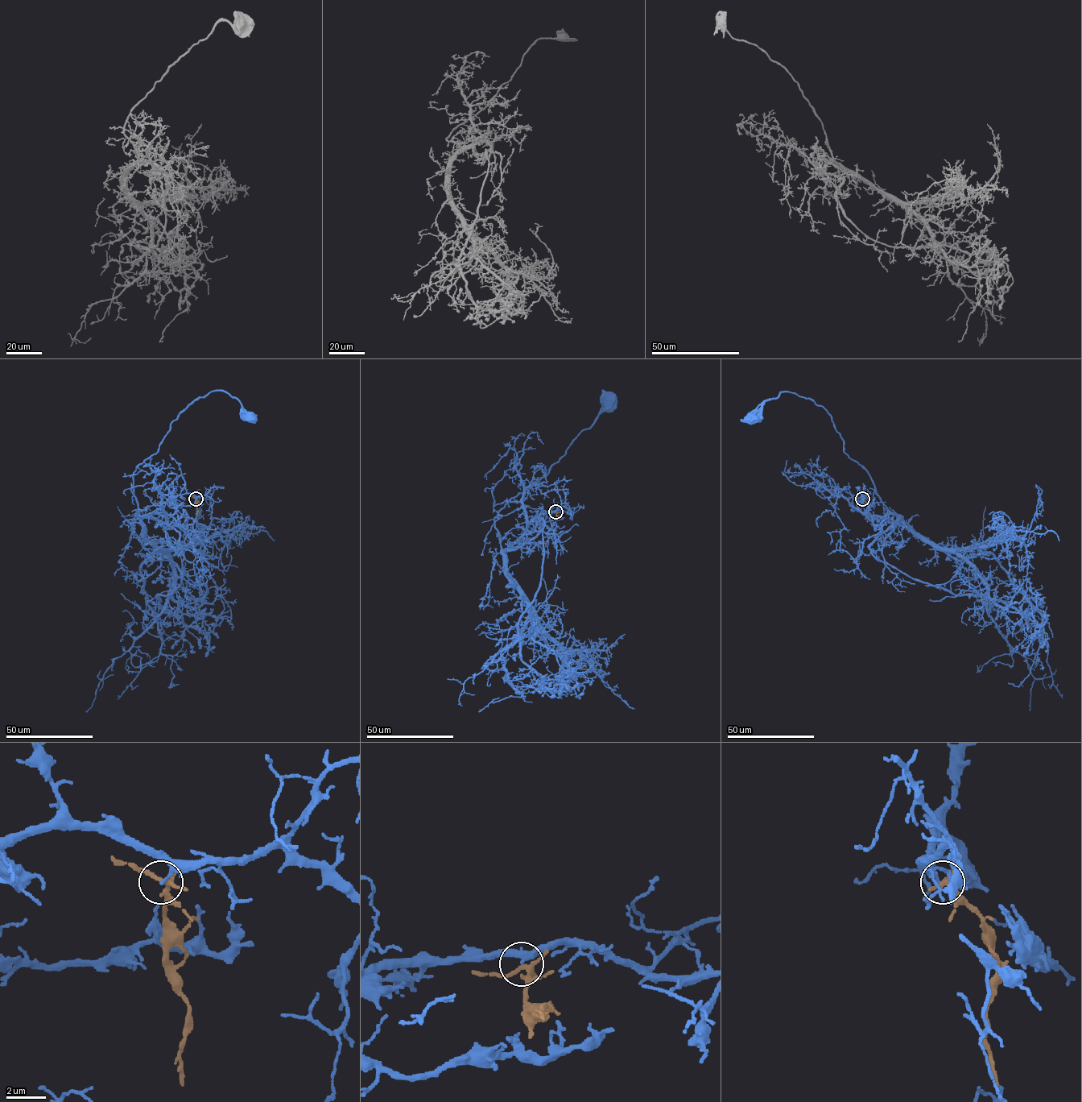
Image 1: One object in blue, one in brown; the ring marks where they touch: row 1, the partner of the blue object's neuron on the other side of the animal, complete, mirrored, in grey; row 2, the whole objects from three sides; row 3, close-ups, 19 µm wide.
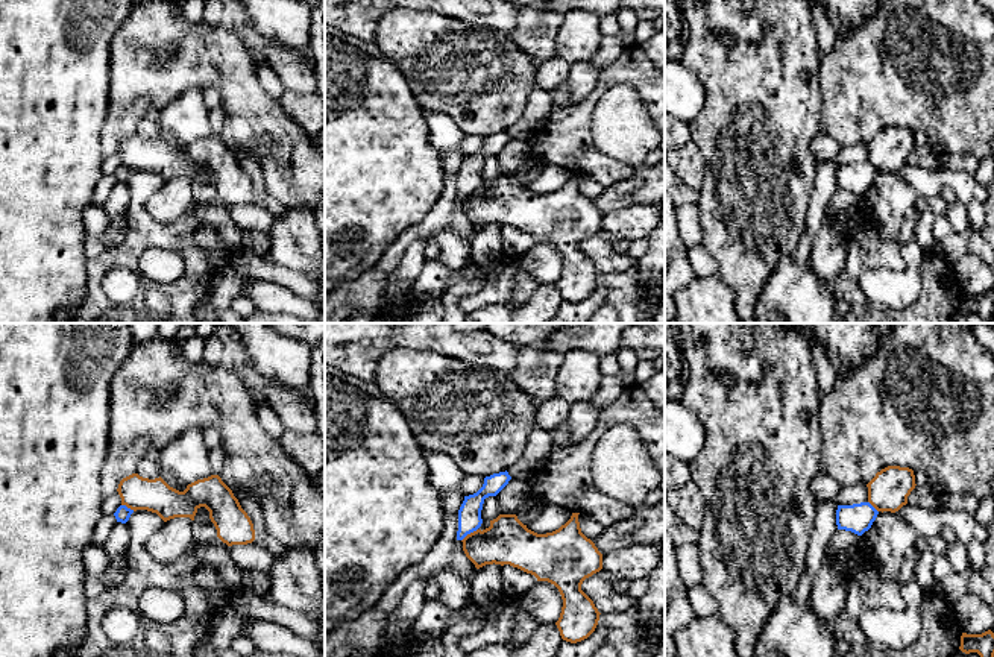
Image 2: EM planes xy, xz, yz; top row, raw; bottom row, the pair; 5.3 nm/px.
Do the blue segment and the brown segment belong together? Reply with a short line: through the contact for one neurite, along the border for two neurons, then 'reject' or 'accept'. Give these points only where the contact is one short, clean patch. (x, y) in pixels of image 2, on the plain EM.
xz (477, 188), (462, 201) | reject

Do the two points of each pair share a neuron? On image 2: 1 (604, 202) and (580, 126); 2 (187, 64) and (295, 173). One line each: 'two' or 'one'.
1: two
2: one

